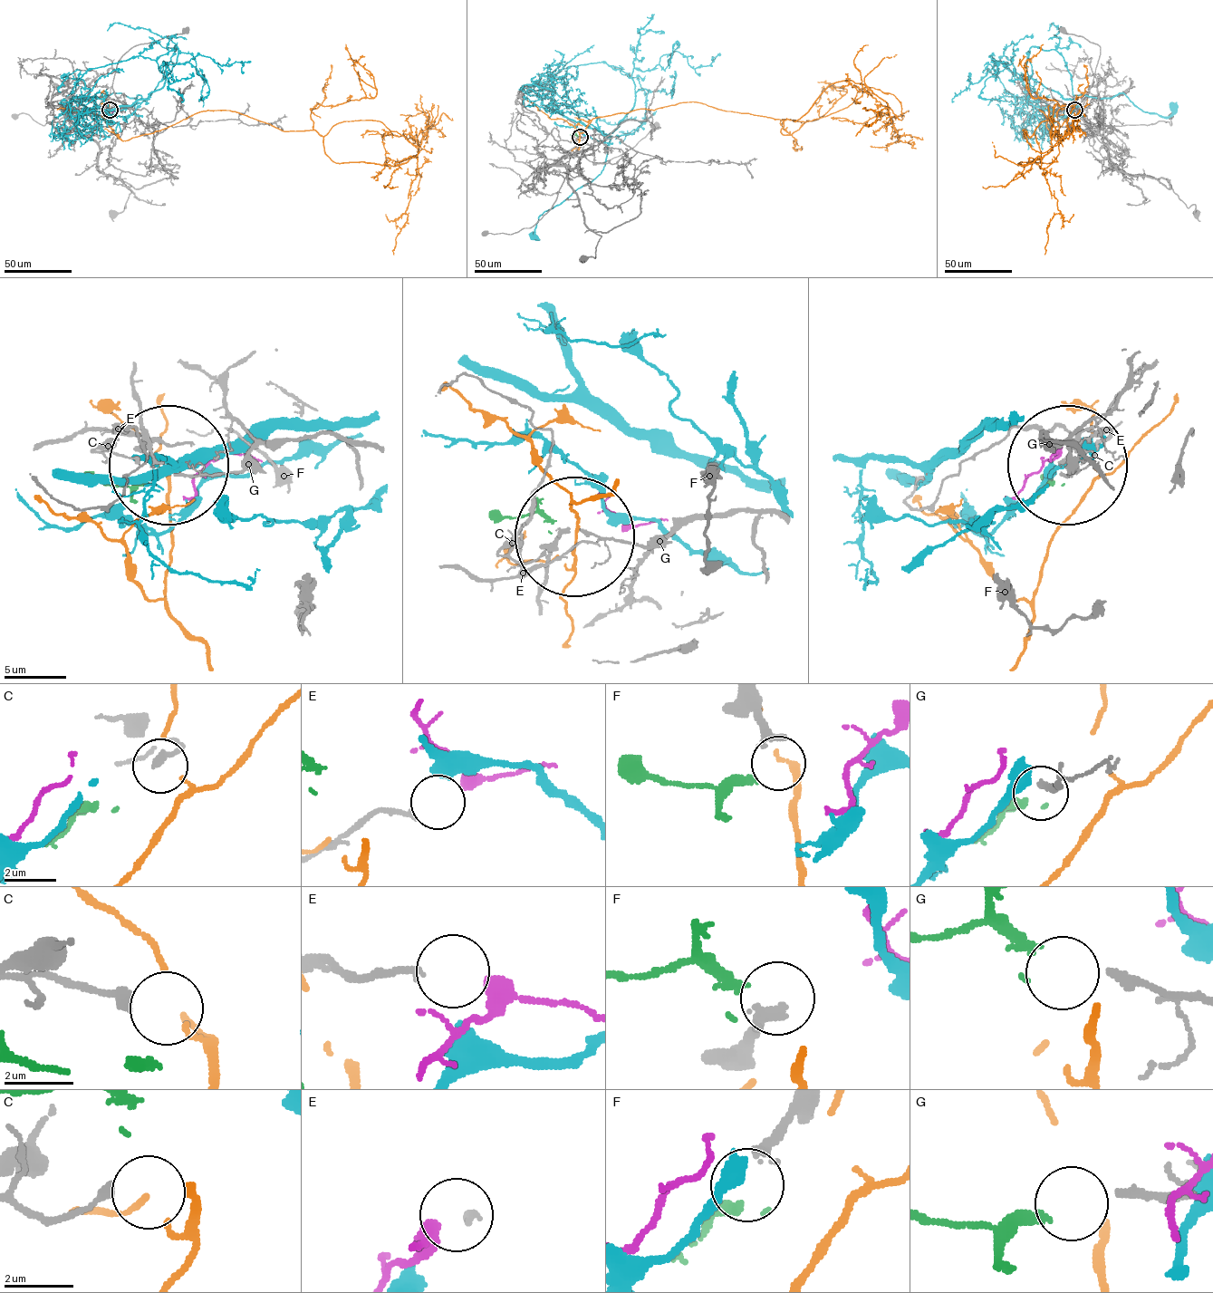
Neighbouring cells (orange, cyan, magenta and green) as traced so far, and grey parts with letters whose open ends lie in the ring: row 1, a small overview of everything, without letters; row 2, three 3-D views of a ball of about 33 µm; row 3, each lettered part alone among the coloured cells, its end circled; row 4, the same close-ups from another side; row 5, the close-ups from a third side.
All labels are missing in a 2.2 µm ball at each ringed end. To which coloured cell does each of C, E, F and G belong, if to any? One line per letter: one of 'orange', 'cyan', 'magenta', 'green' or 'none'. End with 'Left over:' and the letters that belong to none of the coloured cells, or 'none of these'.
C: orange
E: magenta
F: none
G: green
Left over: F

